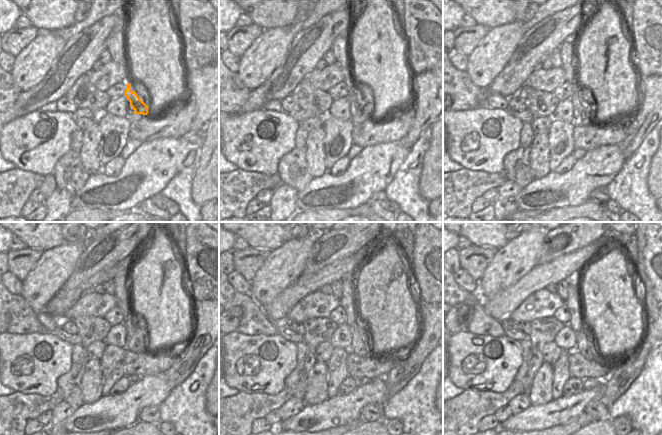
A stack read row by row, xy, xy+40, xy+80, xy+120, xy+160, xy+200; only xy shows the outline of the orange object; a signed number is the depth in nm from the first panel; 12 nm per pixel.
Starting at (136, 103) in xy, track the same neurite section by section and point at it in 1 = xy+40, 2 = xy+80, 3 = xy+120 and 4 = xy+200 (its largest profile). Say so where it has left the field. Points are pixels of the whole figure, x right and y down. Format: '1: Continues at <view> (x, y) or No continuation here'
1: Continues at xy+40 (366, 107)
2: Continues at xy+80 (582, 109)
3: Continues at xy+120 (135, 339)
4: Continues at xy+200 (583, 345)

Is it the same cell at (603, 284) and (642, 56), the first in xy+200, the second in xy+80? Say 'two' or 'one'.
two

